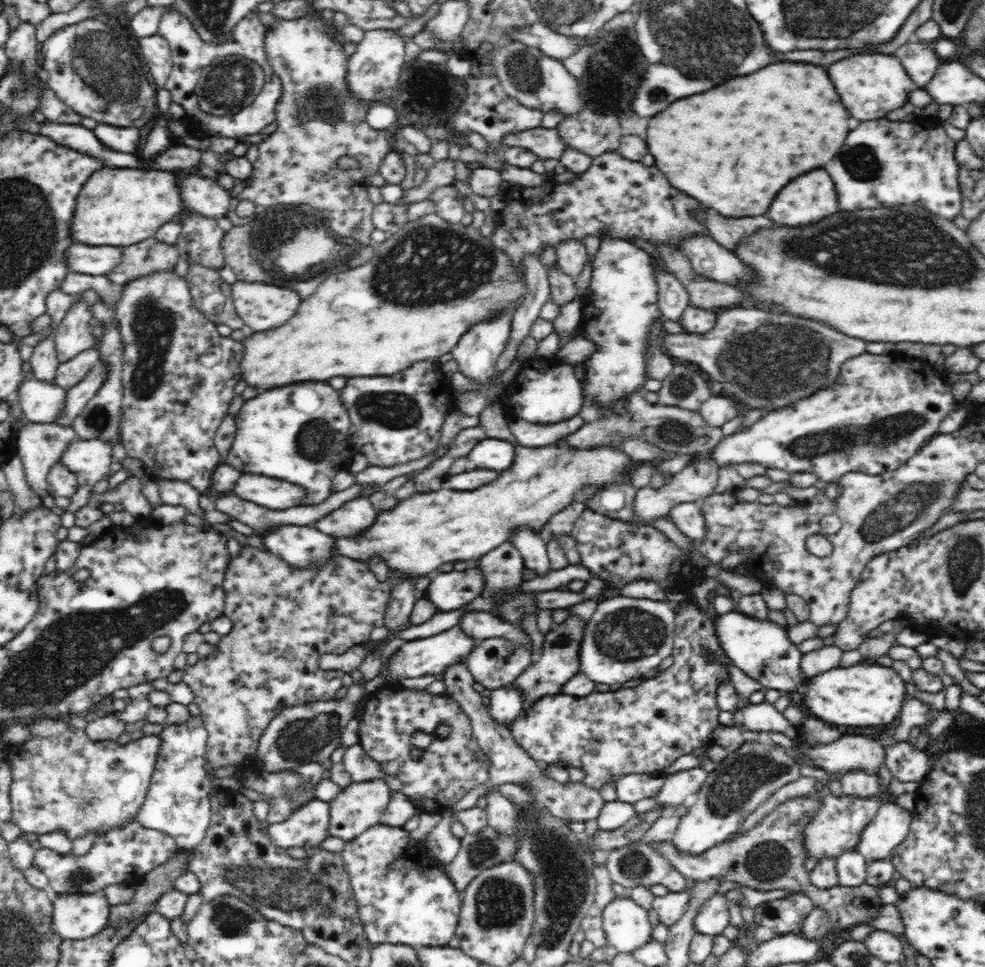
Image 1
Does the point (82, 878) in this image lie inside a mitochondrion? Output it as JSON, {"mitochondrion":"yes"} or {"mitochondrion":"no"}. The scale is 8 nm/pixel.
{"mitochondrion":"yes"}

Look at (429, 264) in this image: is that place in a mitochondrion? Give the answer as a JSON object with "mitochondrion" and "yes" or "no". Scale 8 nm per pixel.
{"mitochondrion":"yes"}

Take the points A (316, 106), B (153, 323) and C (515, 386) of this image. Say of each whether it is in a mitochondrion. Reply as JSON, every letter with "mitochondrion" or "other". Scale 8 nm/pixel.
{"A":"mitochondrion","B":"mitochondrion","C":"other"}

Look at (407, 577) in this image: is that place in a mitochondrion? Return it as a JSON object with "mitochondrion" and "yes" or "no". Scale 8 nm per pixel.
{"mitochondrion":"no"}

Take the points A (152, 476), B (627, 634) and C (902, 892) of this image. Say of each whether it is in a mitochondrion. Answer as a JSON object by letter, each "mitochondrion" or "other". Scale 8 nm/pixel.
{"A":"other","B":"mitochondrion","C":"other"}

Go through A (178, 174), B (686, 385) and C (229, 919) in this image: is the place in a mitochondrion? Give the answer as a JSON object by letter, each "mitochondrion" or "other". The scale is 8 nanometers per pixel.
{"A":"other","B":"mitochondrion","C":"mitochondrion"}

